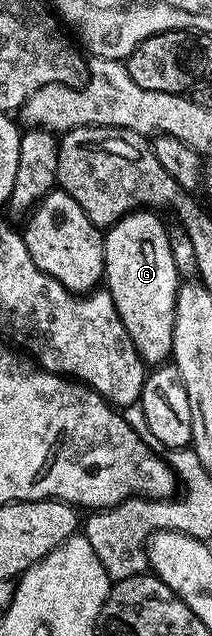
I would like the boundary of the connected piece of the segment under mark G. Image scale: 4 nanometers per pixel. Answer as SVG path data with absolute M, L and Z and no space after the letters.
M151 209L132 211L130 215L126 215L125 218L117 220L114 225L106 228L103 237L105 290L113 297L113 305L125 325L125 333L129 333L137 353L147 365L163 365L171 359L173 317L181 282L177 265L173 265L173 252L169 250L167 227L155 215L158 214Z

